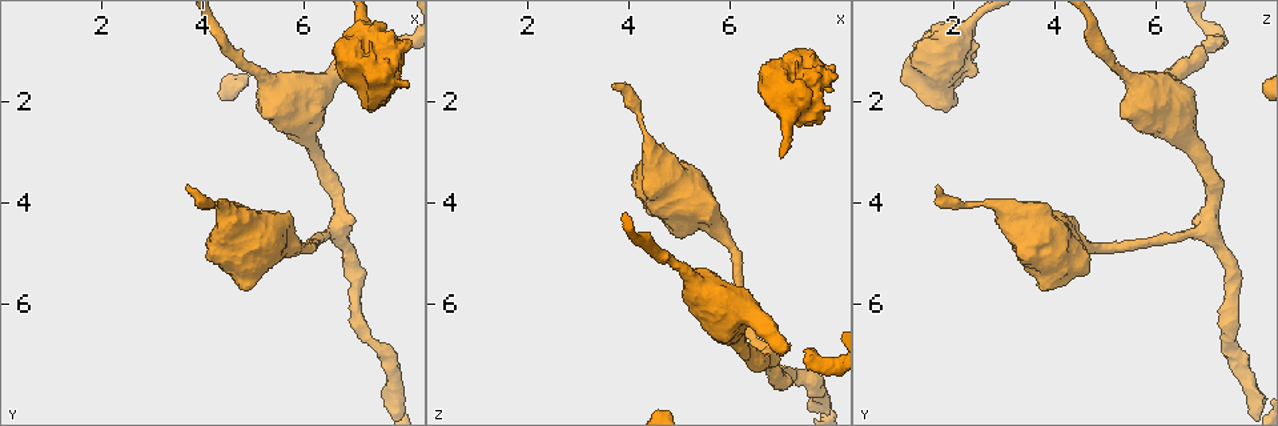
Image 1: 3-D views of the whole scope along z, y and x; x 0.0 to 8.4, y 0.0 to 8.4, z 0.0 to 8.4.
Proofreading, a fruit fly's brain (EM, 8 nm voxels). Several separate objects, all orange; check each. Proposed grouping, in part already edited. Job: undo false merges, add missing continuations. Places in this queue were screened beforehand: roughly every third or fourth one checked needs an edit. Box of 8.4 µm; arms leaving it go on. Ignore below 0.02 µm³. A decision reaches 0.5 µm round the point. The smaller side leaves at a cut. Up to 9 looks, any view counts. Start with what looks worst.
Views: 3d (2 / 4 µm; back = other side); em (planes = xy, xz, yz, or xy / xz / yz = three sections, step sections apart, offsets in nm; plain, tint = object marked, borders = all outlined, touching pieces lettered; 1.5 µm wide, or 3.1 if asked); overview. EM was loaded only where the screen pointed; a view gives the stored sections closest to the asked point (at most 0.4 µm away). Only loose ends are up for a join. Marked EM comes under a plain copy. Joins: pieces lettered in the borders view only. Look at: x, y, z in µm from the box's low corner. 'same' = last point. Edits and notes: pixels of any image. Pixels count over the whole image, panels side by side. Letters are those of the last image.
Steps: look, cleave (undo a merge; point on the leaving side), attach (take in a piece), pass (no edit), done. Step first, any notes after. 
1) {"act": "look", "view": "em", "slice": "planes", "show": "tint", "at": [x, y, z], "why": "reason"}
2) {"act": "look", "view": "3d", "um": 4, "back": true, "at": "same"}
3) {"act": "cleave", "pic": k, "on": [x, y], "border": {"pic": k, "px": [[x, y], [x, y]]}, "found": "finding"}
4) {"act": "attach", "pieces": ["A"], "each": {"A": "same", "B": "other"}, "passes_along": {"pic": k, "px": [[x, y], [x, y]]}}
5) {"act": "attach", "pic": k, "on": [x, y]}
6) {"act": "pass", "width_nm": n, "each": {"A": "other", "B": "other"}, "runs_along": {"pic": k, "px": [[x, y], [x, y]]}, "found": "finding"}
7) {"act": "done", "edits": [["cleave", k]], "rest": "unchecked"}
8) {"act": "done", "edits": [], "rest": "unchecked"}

{"act": "look", "view": "em", "slice": "planes", "show": "borders", "at": [7.50, 1.00, 6.90]}

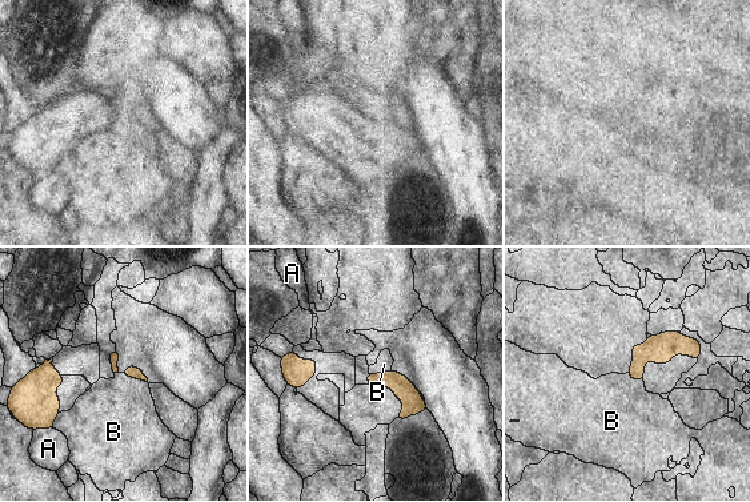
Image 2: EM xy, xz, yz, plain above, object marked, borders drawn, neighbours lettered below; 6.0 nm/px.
{"act": "pass", "longest_contact_nm": ["B", 160], "each": {"A": "other", "B": "other"}, "border": {"pic": 2, "px": [[123, 373], [147, 382]]}, "found": "none of them fits"}

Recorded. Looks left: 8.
{"act": "look", "view": "3d", "um": 4, "at": [7.65, 1.65, 1.20], "why": "free end"}

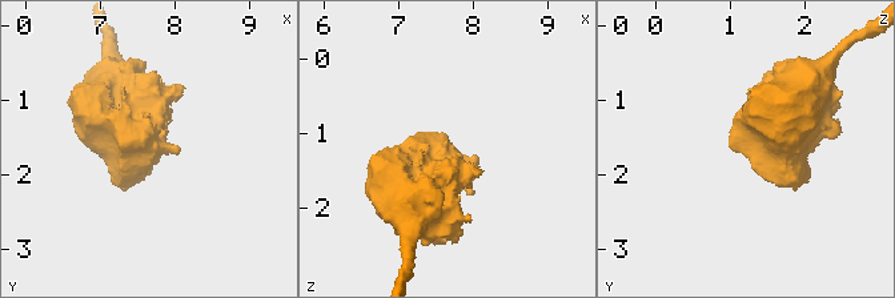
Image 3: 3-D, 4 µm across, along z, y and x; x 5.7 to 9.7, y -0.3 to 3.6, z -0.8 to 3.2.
{"act": "look", "view": "em", "slice": "planes", "show": "borders", "at": [7.65, 1.70, 1.20]}

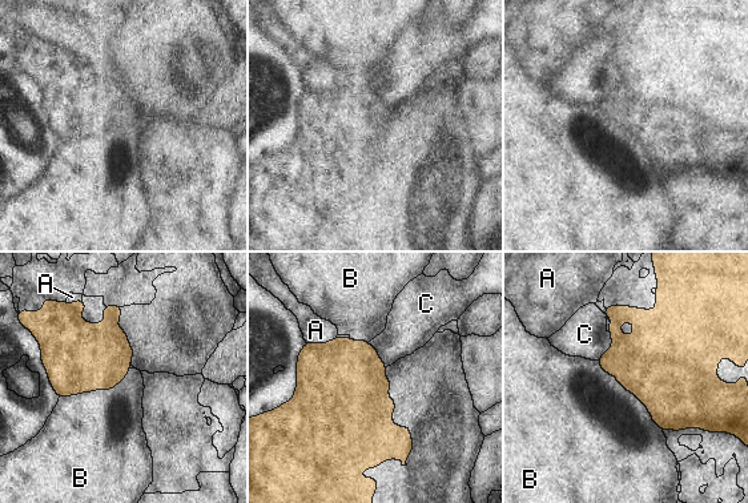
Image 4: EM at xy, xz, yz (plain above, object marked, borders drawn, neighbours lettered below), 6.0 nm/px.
{"act": "pass", "each": {"A": "other", "B": "other", "C": "other"}, "border": {"pic": 4, "px": [[598, 361], [643, 403], [662, 430]]}, "found": "no lettered piece goes on from it"}

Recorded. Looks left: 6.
{"act": "look", "view": "3d", "um": 4, "at": [5.95, 4.85, 4.85], "why": "calibre changes"}

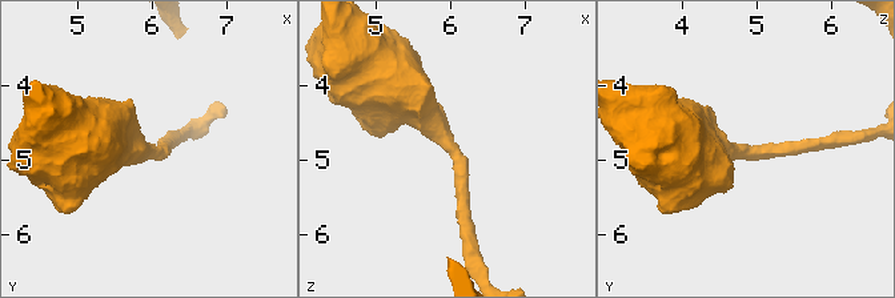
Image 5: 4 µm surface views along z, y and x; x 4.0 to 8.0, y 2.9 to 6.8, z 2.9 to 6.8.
{"act": "look", "view": "em", "slice": "yz", "step": 4, "show": "borders", "at": [6.00, 4.90, 4.80], "arm_widths_nm": [200, 650]}

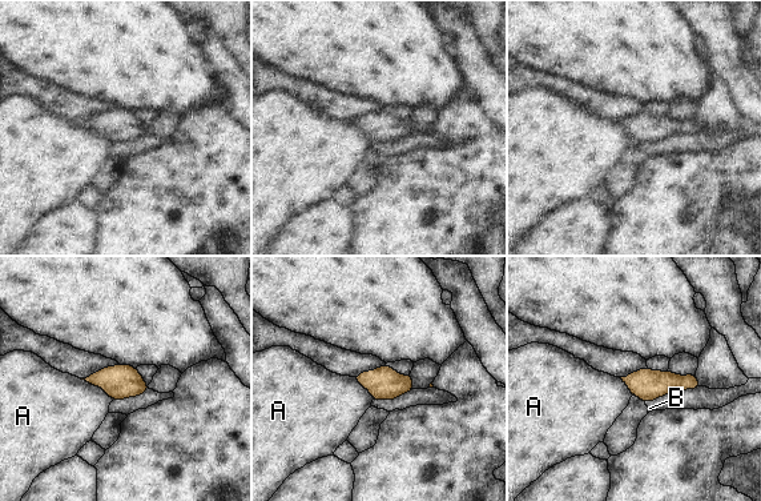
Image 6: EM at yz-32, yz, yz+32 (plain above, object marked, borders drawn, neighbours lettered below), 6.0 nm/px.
{"act": "pass", "longest_contact_nm": ["A", 240], "each": {"A": "other", "B": "other"}, "found": "continuous, no second cell"}

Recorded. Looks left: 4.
{"act": "look", "view": "3d", "um": 4, "at": [5.30, 1.65, 5.50], "why": "calibre changes"}

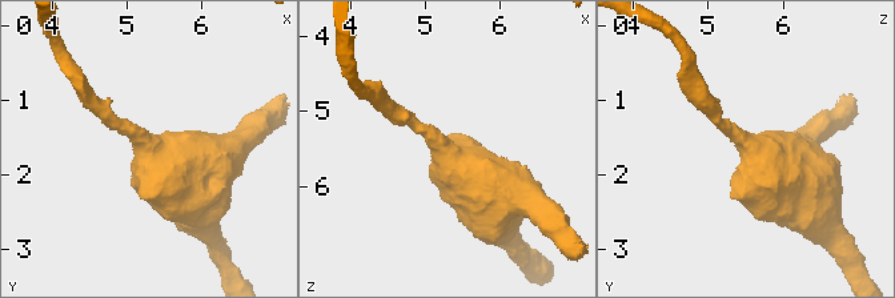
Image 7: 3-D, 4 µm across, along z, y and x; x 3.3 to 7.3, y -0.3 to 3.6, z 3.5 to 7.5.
{"act": "look", "view": "em", "slice": "xz", "step": 8, "show": "tint", "at": [5.25, 1.60, 5.50]}

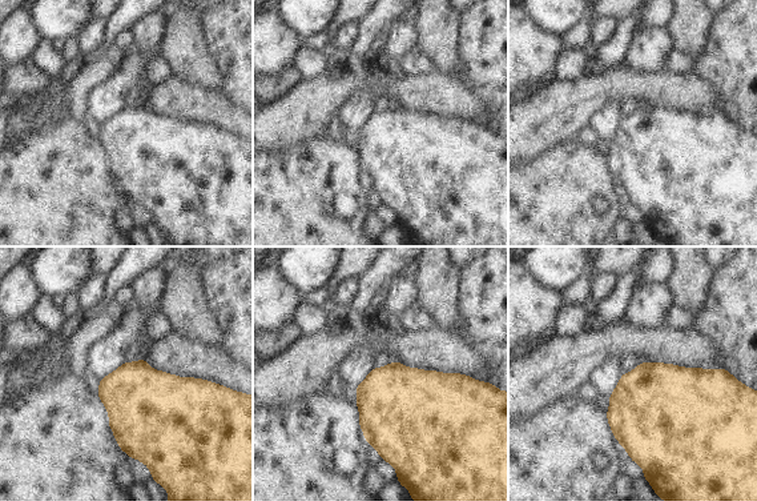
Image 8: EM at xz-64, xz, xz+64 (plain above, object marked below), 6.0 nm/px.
{"act": "look", "view": "em", "slice": "planes", "show": "borders", "at": "same"}

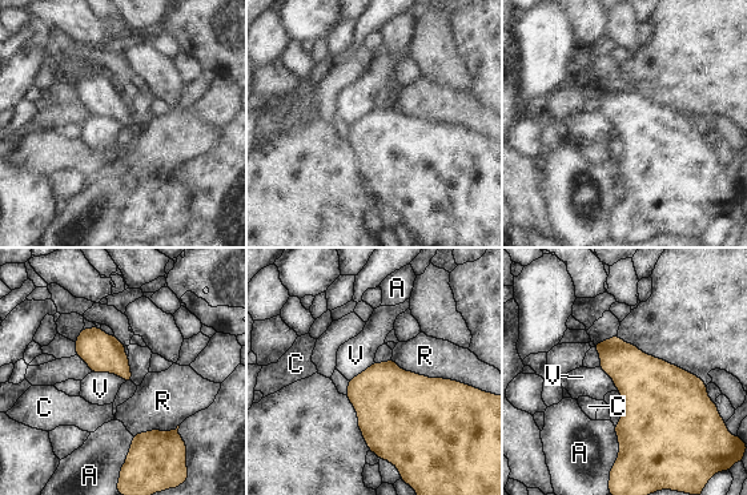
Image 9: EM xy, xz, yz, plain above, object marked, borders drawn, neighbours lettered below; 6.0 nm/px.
{"act": "pass", "each": {"A": "other", "C": "other", "R": "other", "V": "other"}, "border": {"pic": 9, "px": [[92, 371], [111, 371], [125, 381]]}, "found": "all the same cell"}

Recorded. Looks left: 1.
{"act": "done", "edits": [], "rest": "unchecked"}

